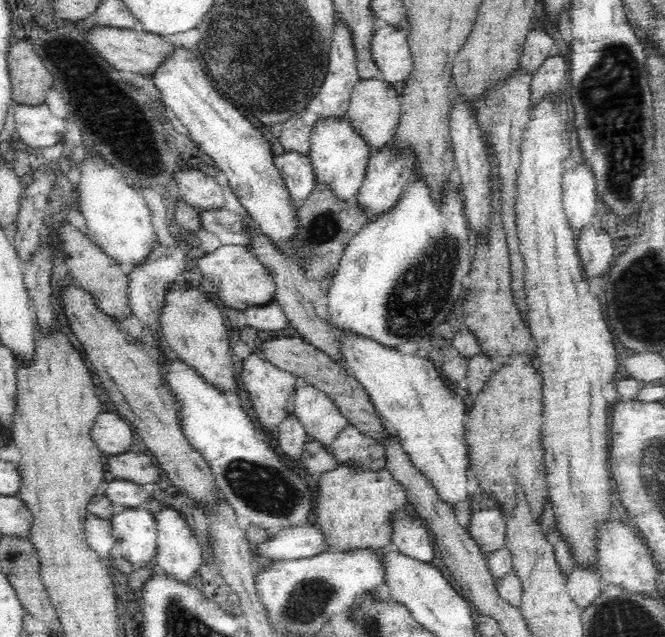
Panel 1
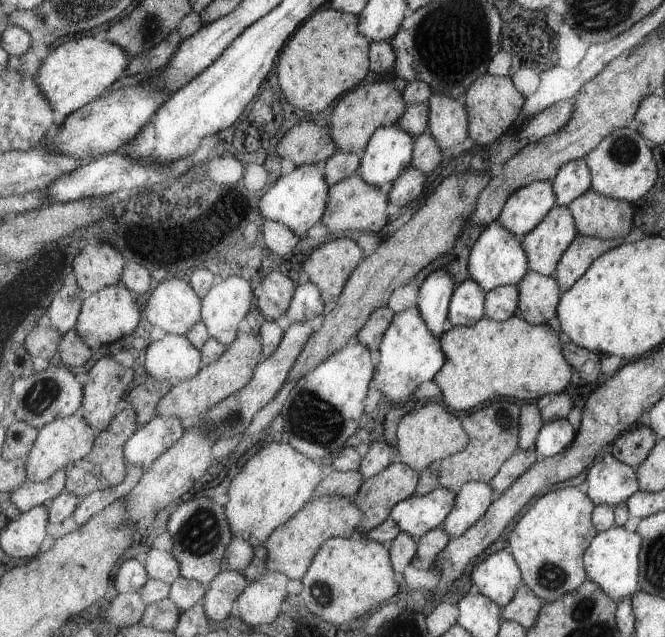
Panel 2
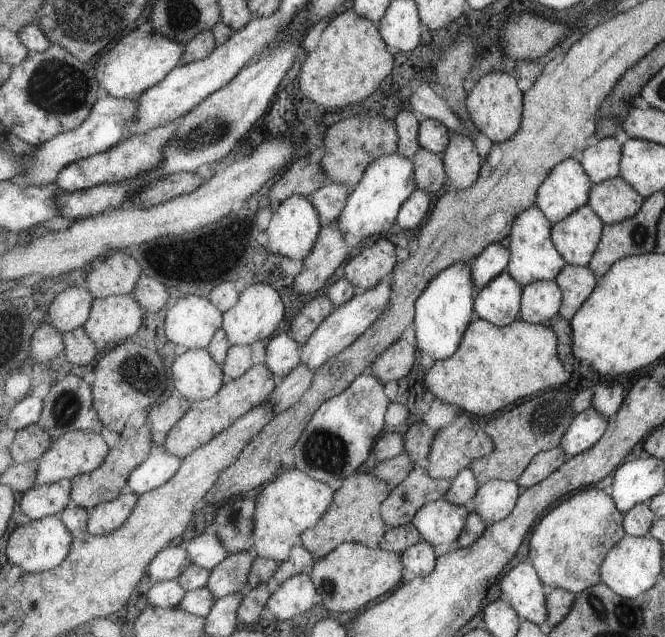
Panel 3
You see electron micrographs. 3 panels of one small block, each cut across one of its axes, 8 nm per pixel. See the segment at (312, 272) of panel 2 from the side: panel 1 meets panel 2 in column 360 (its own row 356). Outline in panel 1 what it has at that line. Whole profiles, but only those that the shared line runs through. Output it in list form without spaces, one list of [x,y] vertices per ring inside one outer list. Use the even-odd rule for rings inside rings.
[[[253,350],[250,356],[246,356],[242,361],[243,370],[241,372],[241,381],[243,388],[248,392],[250,402],[256,414],[256,422],[262,426],[262,429],[272,432],[277,430],[277,426],[283,421],[284,416],[288,414],[287,403],[290,396],[295,391],[296,380],[294,372],[284,370],[266,360],[264,354],[259,350]]]

